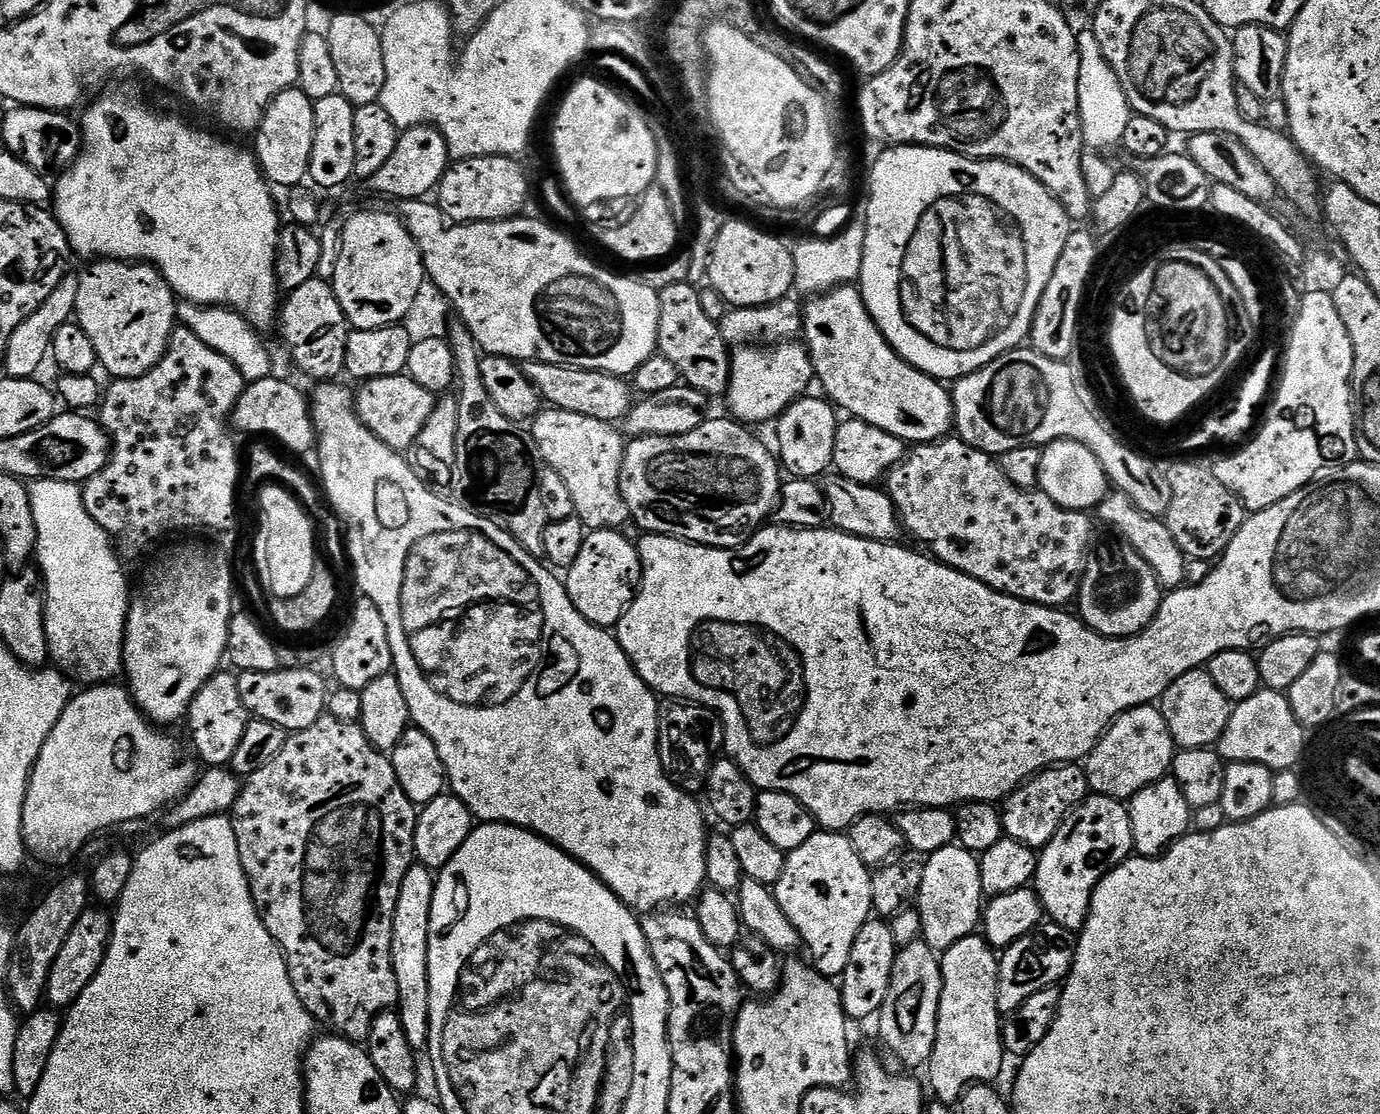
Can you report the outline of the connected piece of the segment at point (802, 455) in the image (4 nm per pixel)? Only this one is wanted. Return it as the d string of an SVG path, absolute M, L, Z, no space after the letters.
M804 394L793 401L774 424L779 463L789 477L802 480L823 477L832 468L834 438L838 423L837 409L827 399L819 395L818 397L810 395Z

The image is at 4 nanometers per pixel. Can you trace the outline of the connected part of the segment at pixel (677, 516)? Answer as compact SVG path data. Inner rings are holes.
M708 418L696 429L681 436L641 436L633 439L625 447L620 489L622 490L622 498L628 507L629 517L634 521L634 524L636 520L638 527L644 528L640 530L657 536L673 536L679 540L688 540L691 544L704 544L708 548L738 548L767 521L764 520L767 516L769 519L775 513L782 487L782 468L774 455L773 449L771 447L768 449L754 433L747 432L747 430L752 430L745 427L743 423L732 418L727 419L713 420L713 418Z

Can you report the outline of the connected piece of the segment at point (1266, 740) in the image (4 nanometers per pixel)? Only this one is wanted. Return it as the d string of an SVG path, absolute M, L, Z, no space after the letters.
M1261 687L1259 692L1233 707L1230 722L1226 722L1226 730L1219 738L1218 751L1226 762L1254 762L1273 772L1287 772L1295 769L1304 756L1304 735L1306 729L1298 722L1287 695Z

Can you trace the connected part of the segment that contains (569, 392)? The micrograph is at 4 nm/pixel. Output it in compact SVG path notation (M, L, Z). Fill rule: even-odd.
M540 360L527 361L523 369L528 381L539 392L541 401L562 412L582 414L586 418L598 418L602 422L615 425L625 419L634 405L634 389L631 383L608 372L571 368L561 364L543 364Z

